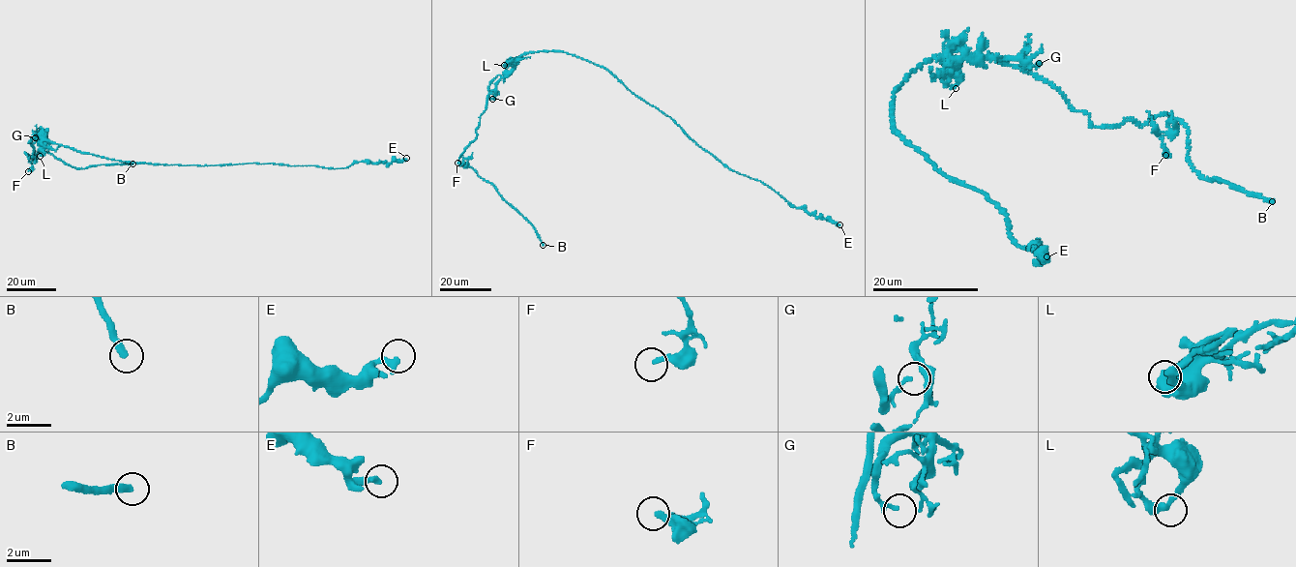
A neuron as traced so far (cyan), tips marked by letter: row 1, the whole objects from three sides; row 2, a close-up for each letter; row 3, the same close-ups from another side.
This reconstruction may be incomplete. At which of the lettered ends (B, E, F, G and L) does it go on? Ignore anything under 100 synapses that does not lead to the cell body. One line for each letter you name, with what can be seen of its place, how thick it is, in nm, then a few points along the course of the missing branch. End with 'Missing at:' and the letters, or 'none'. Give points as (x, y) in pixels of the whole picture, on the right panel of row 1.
B: at (1272, 201); 340 nm thick
Missing at: B

